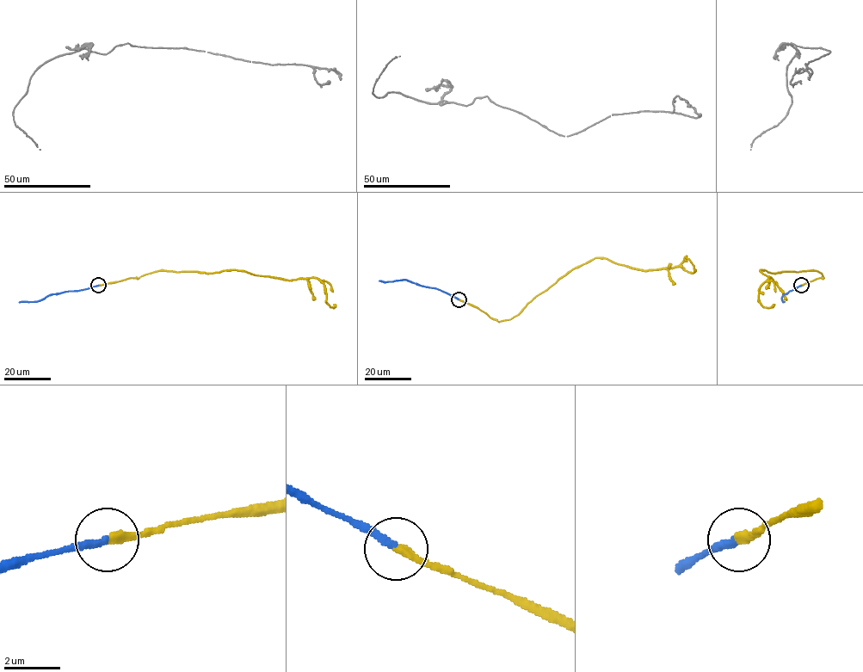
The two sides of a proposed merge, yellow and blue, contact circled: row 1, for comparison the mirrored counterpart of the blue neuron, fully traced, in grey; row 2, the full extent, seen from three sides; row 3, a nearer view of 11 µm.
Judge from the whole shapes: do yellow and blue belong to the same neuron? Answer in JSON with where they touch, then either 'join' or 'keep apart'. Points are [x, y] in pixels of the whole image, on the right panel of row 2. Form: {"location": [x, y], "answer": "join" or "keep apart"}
{"location": [801, 285], "answer": "join"}

